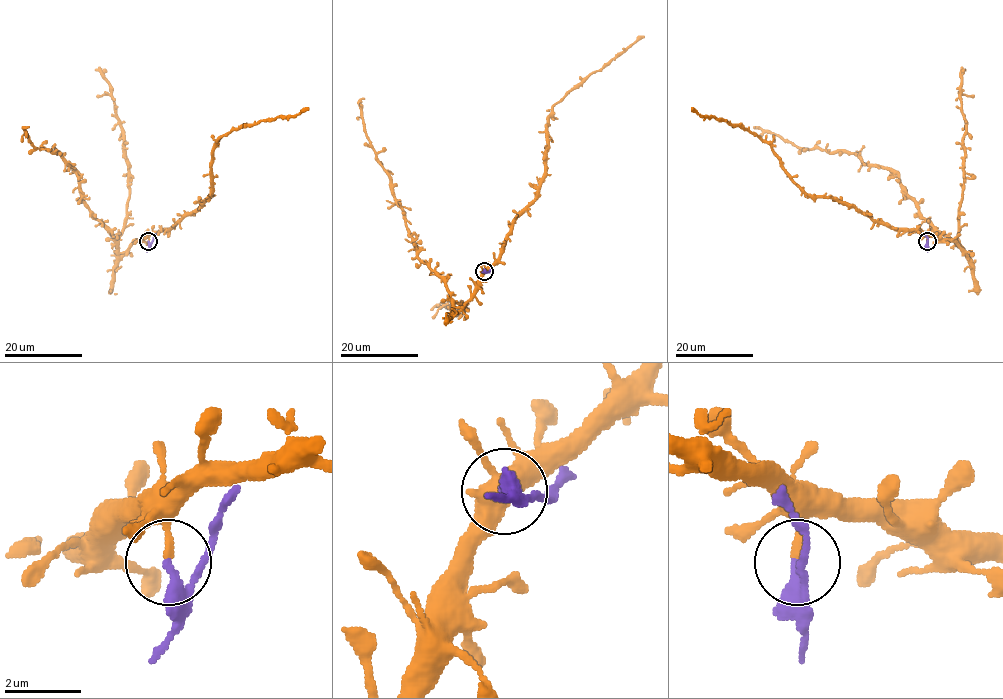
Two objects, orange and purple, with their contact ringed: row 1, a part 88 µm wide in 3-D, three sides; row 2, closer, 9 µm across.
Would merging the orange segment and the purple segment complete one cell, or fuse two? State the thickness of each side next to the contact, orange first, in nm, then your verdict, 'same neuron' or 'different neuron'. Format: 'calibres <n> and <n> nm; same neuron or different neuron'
calibres 200 and 220 nm; different neuron

